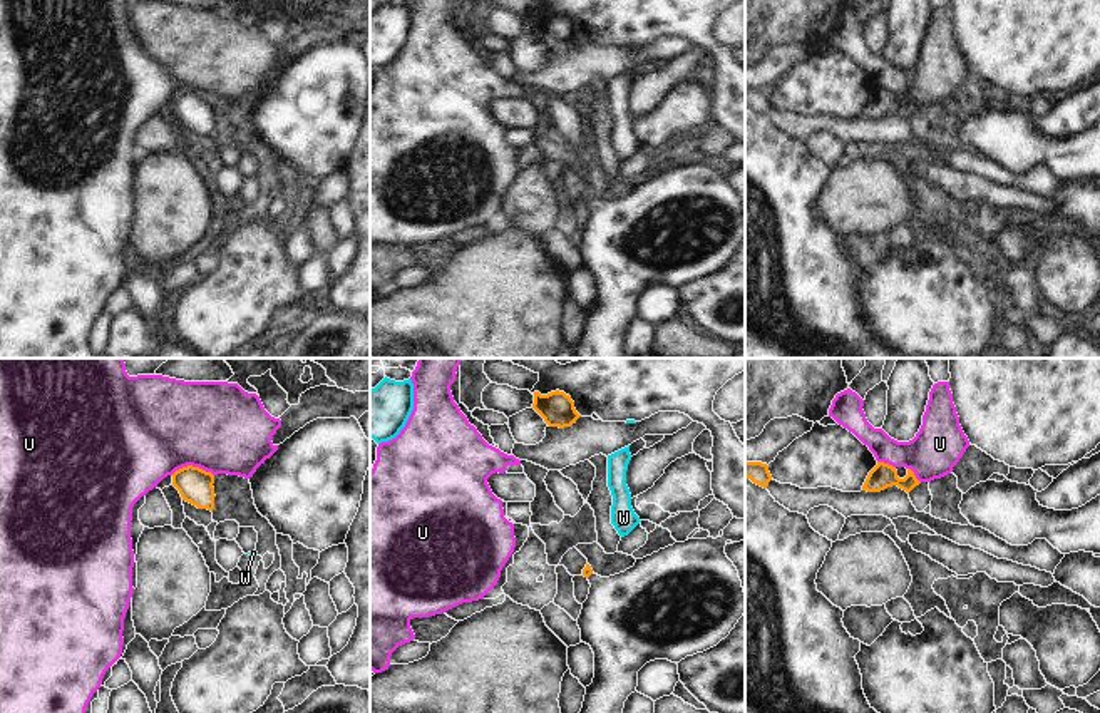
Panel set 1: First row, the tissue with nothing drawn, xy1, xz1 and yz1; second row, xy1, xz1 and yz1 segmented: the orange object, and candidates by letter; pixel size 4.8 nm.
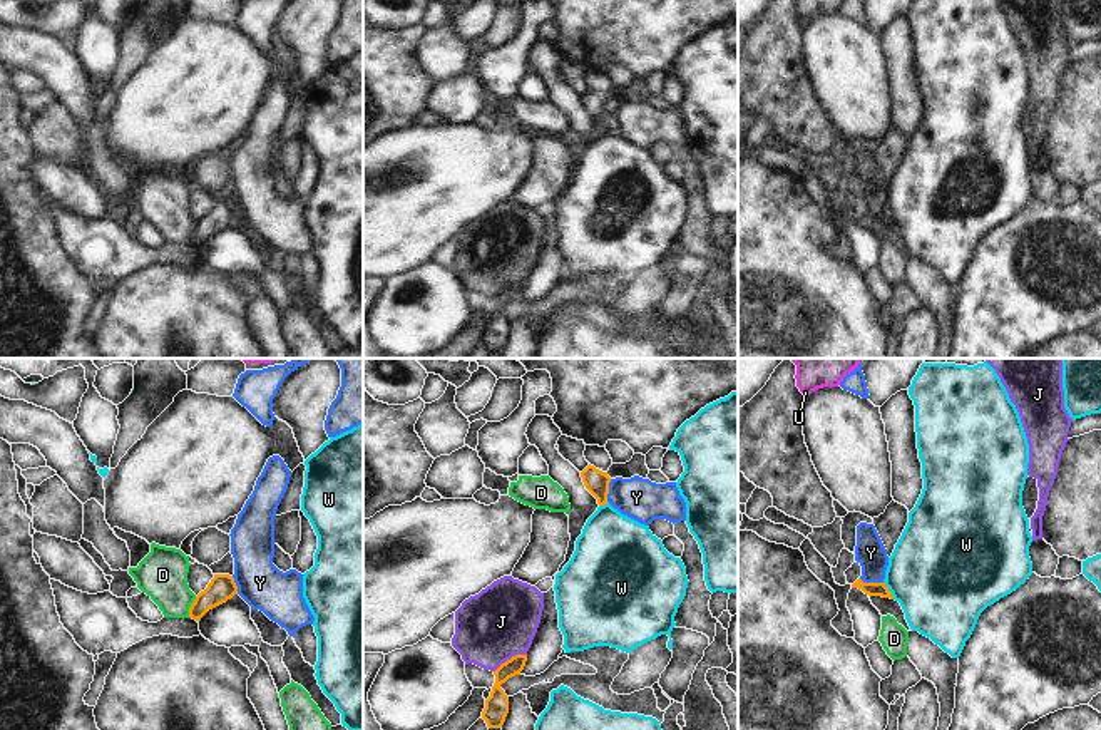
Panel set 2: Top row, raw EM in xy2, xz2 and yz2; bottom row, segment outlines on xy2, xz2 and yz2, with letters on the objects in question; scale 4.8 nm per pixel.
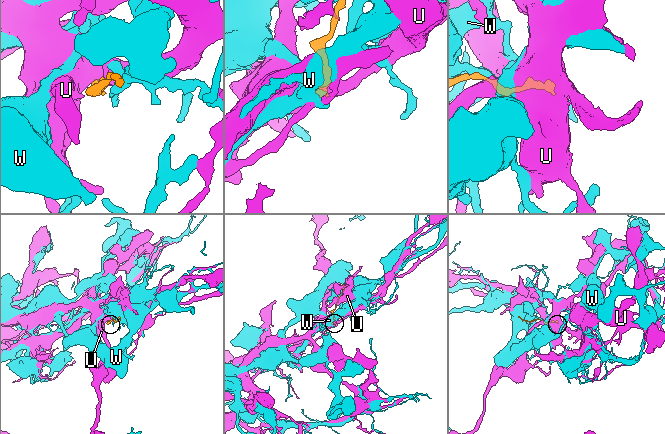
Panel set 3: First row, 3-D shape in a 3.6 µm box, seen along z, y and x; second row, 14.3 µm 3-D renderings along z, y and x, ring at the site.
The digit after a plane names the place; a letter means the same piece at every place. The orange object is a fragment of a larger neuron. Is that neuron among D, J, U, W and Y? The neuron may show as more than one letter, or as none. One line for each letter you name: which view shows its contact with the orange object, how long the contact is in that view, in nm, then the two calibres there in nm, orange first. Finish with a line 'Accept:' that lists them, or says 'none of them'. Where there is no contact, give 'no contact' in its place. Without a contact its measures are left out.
Accept: none of them

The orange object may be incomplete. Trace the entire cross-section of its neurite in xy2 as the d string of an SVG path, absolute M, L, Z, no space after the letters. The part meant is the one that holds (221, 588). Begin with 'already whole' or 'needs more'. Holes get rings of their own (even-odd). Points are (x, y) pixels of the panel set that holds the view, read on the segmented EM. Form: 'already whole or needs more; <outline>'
already whole; M214 574L204 591L201 591L189 608L189 618L199 621L209 609L226 603L238 594L234 578L229 574Z

